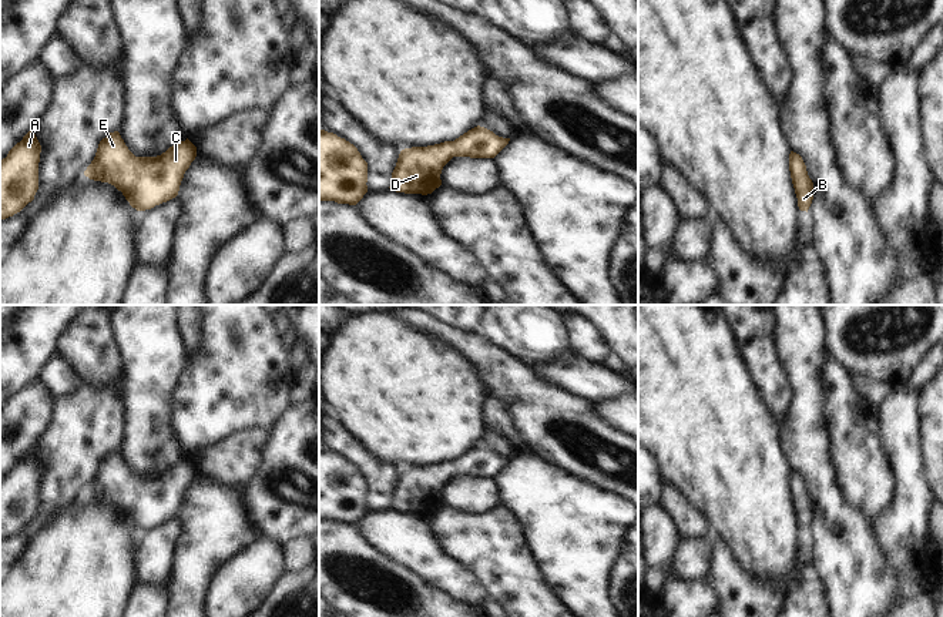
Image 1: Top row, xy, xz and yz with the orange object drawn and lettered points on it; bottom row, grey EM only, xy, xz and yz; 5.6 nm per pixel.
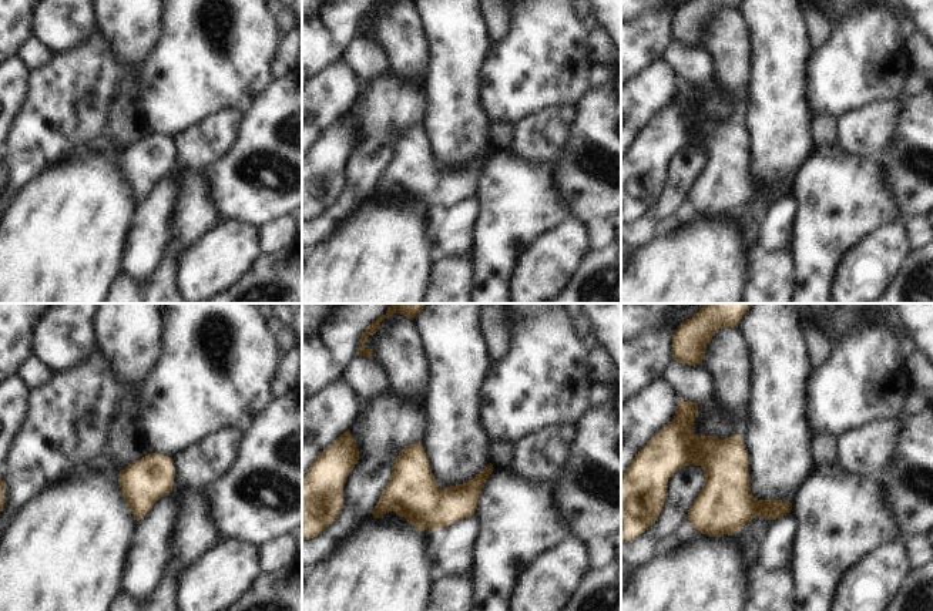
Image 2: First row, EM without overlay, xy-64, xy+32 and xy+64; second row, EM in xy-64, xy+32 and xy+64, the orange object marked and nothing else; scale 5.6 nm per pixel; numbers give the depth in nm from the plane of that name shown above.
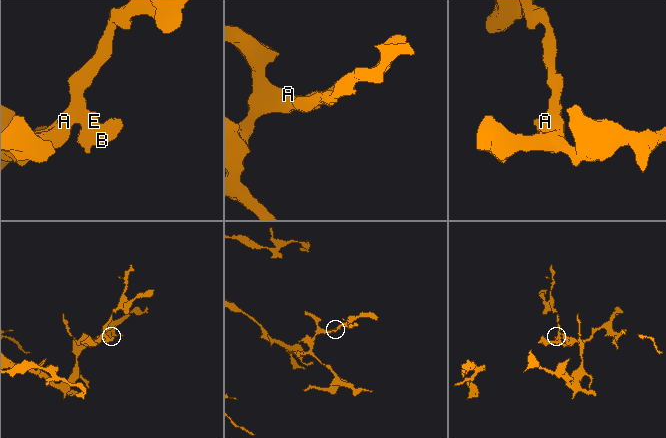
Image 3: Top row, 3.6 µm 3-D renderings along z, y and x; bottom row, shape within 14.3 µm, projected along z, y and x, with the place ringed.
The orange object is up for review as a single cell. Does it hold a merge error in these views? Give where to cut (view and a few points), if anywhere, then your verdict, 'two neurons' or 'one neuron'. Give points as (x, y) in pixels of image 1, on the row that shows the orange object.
no cut; one neuron

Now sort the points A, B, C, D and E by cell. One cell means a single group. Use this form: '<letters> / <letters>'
A B C D E

